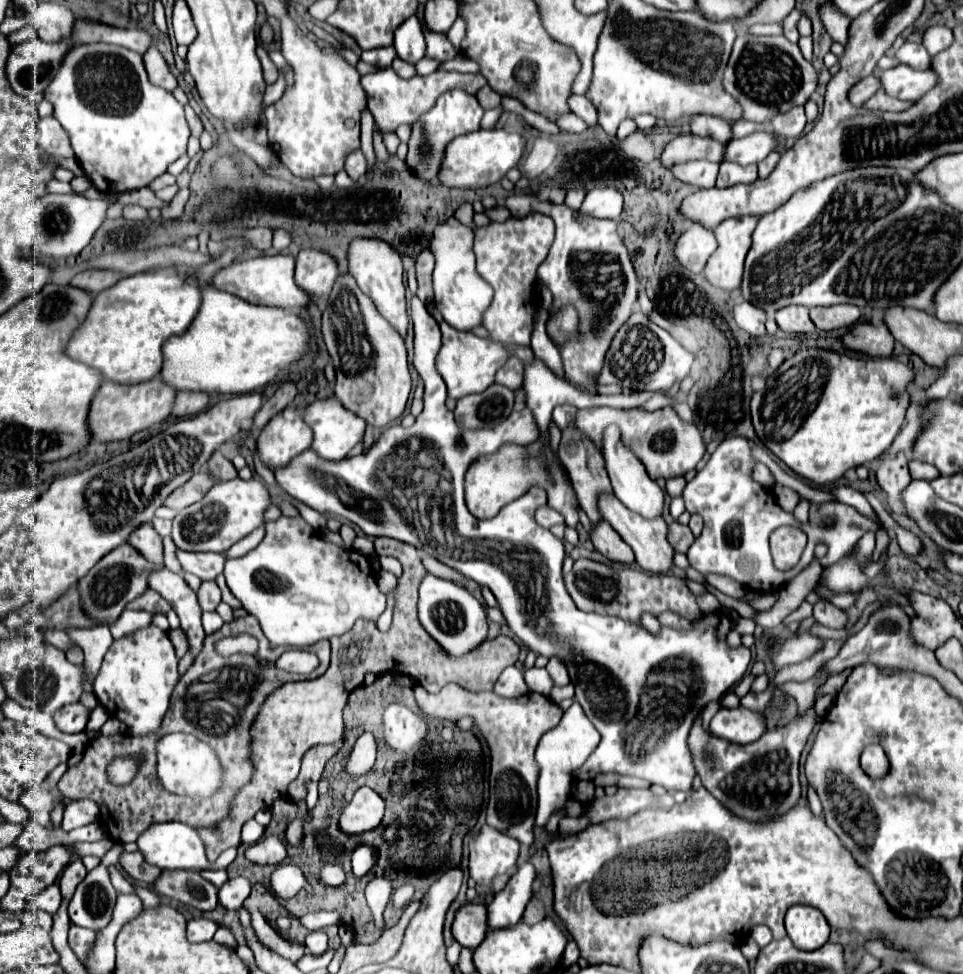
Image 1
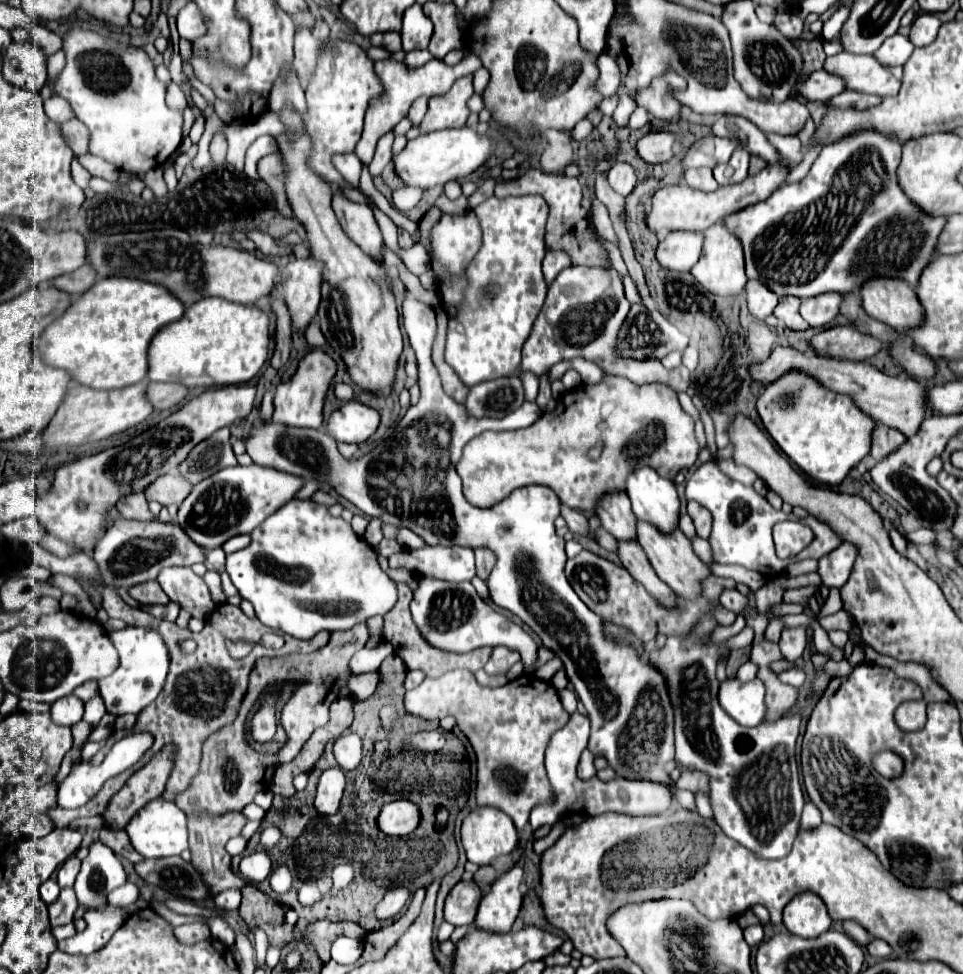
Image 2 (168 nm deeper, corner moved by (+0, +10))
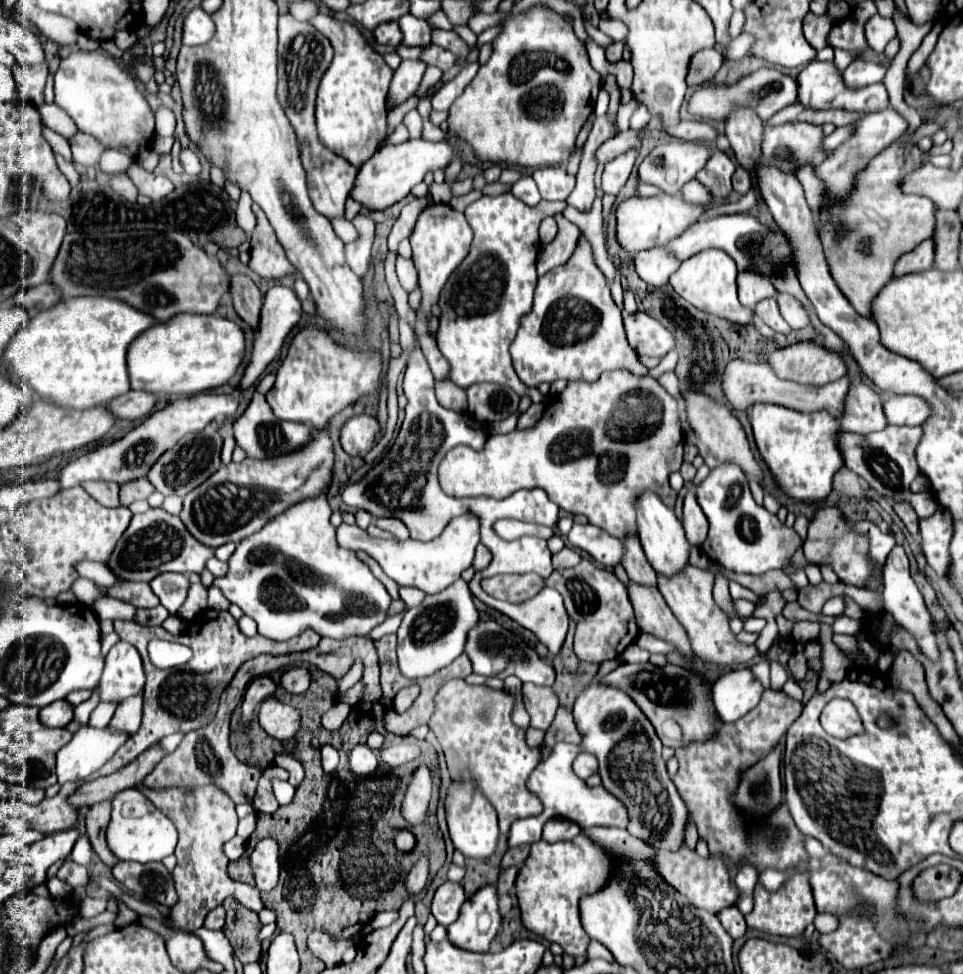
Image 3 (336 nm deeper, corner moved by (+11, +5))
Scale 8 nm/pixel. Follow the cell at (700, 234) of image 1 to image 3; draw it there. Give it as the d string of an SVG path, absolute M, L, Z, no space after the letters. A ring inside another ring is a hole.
M656 247L656 249L648 249L648 251L640 251L634 257L636 263L636 271L638 275L654 287L662 287L668 283L670 275L674 271L678 271L680 267L680 259L676 255L672 255L672 251L668 251L666 247Z

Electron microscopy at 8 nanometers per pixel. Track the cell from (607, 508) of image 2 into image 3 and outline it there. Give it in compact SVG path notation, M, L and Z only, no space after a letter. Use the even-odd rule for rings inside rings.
M626 535L620 539L620 543L624 543L624 559L622 565L628 573L628 577L636 583L646 583L646 585L656 585L656 573L652 569L652 565L648 563L642 545L638 541L638 535Z

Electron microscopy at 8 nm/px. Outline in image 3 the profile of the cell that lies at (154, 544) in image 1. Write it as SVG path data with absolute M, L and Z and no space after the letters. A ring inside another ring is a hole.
M88 481L82 483L82 487L104 507L120 507L120 487L116 483L106 483L106 481Z

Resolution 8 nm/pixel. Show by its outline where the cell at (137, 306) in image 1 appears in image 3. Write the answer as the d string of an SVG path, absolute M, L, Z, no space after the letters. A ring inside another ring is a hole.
M72 297L72 299L64 299L60 301L58 305L50 307L48 311L42 311L38 313L34 319L30 319L30 323L26 327L22 327L14 337L12 341L8 343L6 351L4 351L4 365L6 369L20 381L20 383L28 383L40 397L46 397L62 407L72 407L72 409L88 409L88 407L96 407L96 405L106 405L110 403L114 397L118 395L124 395L128 389L130 389L130 379L128 379L128 367L126 367L126 353L128 353L128 347L130 343L142 333L146 331L148 327L154 325L154 319L152 315L144 315L144 311L134 311L132 305L120 301L120 299L112 299L112 297Z

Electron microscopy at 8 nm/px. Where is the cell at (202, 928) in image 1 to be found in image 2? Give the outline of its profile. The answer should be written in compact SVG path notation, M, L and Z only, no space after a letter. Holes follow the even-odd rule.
M193 922L193 924L183 924L183 926L177 926L173 930L175 938L181 942L181 944L197 944L197 942L203 942L207 938L211 938L211 932L205 924L201 922Z

